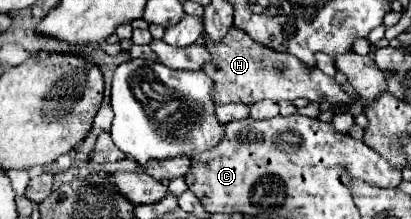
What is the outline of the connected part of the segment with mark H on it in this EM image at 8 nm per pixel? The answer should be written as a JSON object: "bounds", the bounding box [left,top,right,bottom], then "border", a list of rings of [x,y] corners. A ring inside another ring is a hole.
{"bounds":[202,26,356,104],"border":[[[232,26],[220,44],[206,44],[212,62],[206,64],[202,70],[214,80],[214,98],[218,102],[260,102],[260,100],[296,100],[306,98],[308,102],[328,102],[328,104],[354,104],[356,98],[348,96],[334,78],[326,76],[318,68],[306,70],[300,60],[290,54],[278,54],[264,46],[258,46],[248,34],[240,32],[240,28]],[[226,38],[232,38],[228,44]]]}

